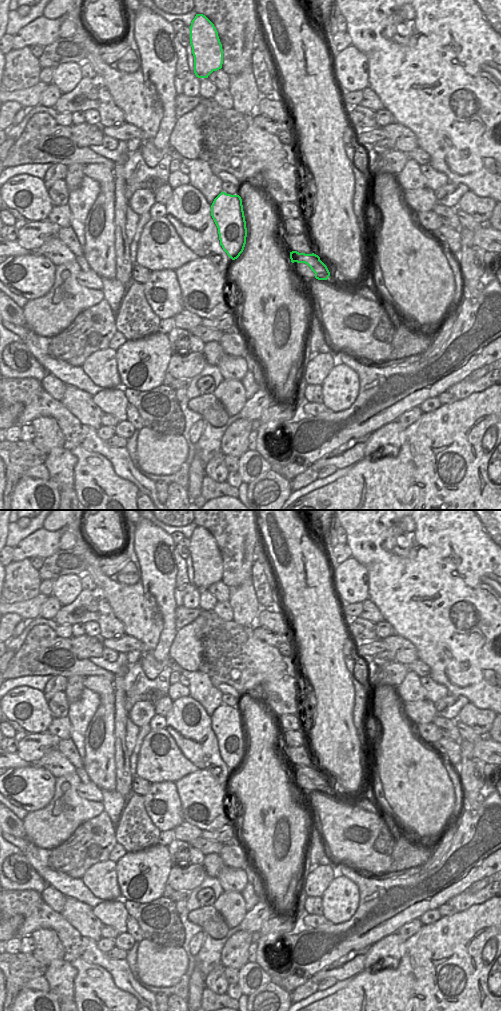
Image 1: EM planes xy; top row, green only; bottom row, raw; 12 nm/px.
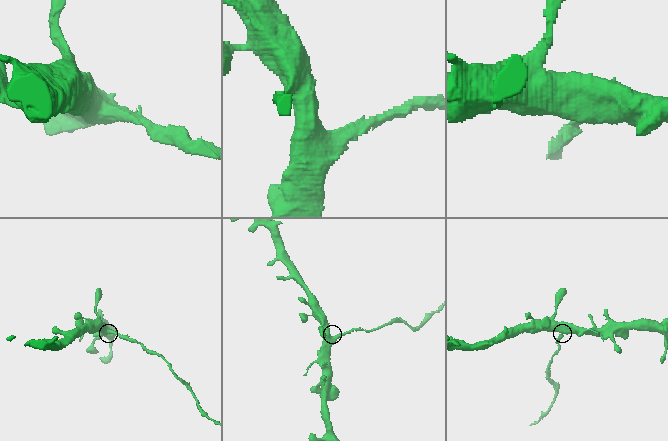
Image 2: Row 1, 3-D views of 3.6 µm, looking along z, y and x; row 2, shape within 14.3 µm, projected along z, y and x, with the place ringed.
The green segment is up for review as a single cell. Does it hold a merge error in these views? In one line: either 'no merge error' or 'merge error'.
merge error

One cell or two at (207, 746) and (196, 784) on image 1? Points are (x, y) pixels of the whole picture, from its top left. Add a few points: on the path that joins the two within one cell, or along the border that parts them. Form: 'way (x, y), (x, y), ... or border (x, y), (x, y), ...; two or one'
border (199, 768), (206, 769), (219, 783); two

